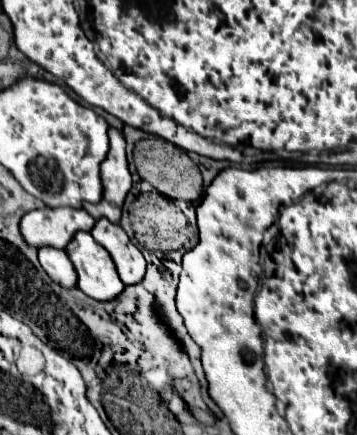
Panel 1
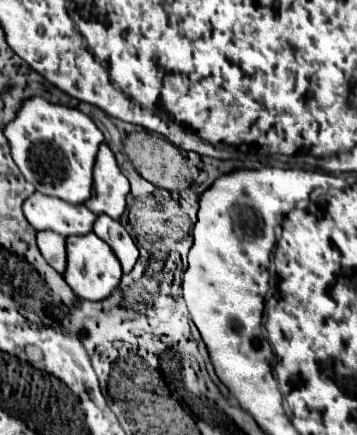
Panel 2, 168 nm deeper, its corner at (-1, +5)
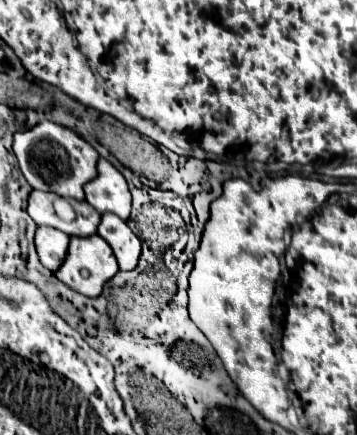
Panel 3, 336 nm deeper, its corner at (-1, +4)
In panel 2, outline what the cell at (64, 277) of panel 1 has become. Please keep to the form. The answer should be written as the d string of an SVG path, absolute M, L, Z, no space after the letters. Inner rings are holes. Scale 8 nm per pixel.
M38 231L38 249L44 255L44 259L48 261L48 265L52 265L58 273L62 273L66 269L66 237L58 235L56 231Z

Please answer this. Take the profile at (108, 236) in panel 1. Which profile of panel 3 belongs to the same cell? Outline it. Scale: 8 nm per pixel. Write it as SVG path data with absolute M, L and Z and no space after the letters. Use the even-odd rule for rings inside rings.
M104 214L98 226L98 234L112 246L120 270L132 270L138 264L140 240L124 220L114 214Z

